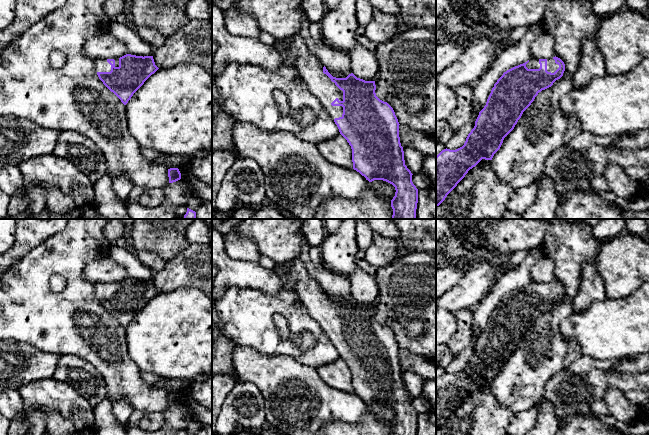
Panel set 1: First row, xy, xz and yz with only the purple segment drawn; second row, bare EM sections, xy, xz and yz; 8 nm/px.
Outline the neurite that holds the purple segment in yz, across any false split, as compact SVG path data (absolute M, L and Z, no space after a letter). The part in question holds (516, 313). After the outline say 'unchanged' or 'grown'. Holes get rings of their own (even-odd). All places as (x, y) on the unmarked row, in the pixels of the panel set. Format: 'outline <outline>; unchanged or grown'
outline M555 280L551 283L531 281L527 286L503 297L494 308L486 329L479 336L475 350L468 358L464 369L456 374L446 372L436 380L436 431L445 424L470 393L482 383L492 384L504 362L514 353L538 317L551 311L563 300L564 295L564 286Z; grown

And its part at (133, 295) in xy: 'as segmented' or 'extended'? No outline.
extended

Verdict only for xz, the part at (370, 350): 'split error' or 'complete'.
split error

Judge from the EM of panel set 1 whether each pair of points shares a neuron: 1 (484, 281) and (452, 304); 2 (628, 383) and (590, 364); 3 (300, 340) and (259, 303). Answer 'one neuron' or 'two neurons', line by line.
1: one neuron
2: two neurons
3: one neuron

